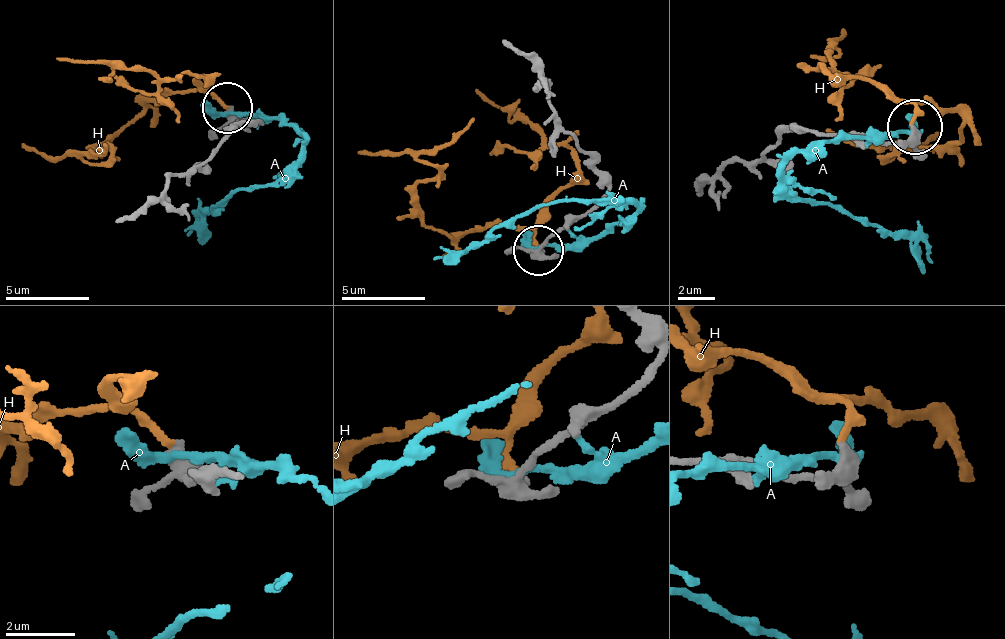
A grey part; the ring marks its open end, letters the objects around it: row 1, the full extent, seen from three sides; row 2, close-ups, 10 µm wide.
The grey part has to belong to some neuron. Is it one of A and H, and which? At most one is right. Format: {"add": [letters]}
{"add": ["H"]}

